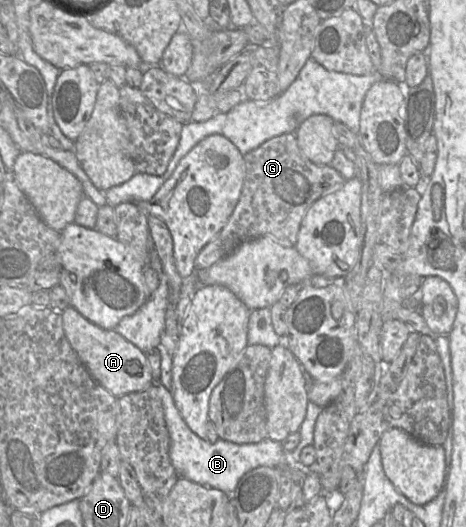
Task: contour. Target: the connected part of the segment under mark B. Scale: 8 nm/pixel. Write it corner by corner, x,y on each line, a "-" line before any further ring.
159,381
156,382
158,396
164,408
164,417
170,437
169,457
171,464
175,468
179,477
184,477
192,482
203,486
209,486
232,494
239,480
248,471
259,466
281,467
287,463
301,463
300,454
304,447
313,445
315,422
322,407
308,402
306,415
299,429
300,441
297,447
287,453
282,447
282,443
265,438
258,443
235,444
219,439
215,443
199,438
193,433
185,423
178,411
172,393
167,390

